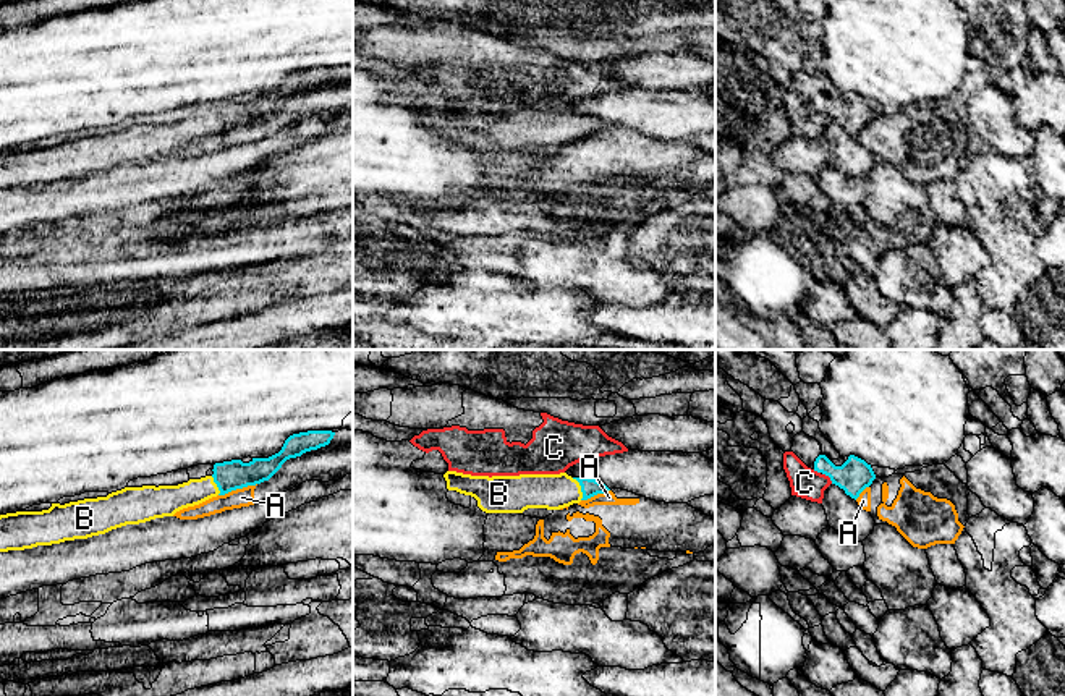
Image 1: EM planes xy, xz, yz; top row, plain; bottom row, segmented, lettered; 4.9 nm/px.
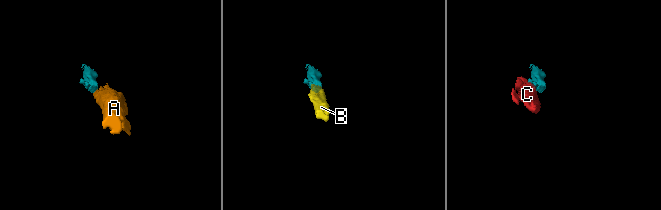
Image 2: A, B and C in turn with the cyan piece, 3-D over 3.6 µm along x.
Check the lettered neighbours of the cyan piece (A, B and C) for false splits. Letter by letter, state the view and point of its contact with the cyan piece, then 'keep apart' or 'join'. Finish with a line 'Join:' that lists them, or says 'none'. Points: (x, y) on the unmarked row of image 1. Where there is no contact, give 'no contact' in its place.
A: meets cyan in xy at (237, 125); keep apart
B: meets cyan in xz at (581, 125); join
C: meets cyan in yz at (829, 114); keep apart
Join: B

